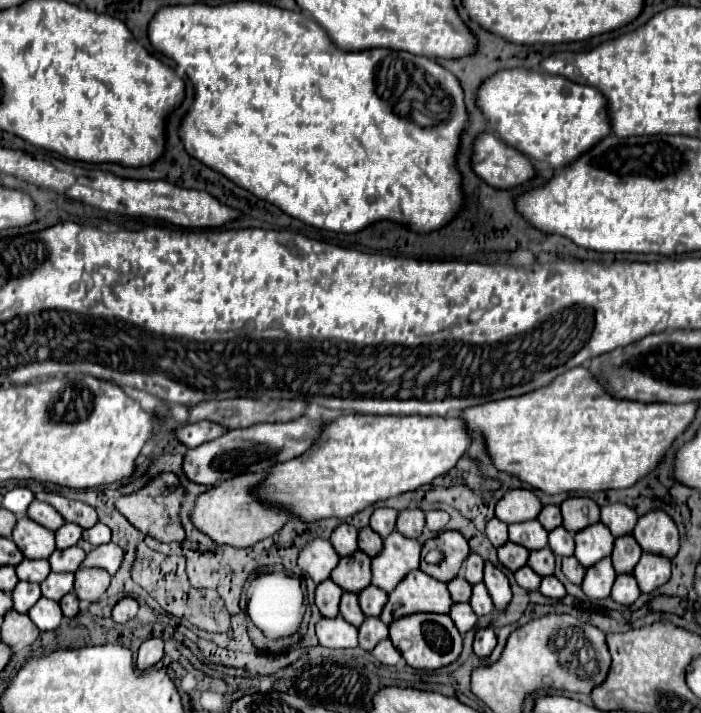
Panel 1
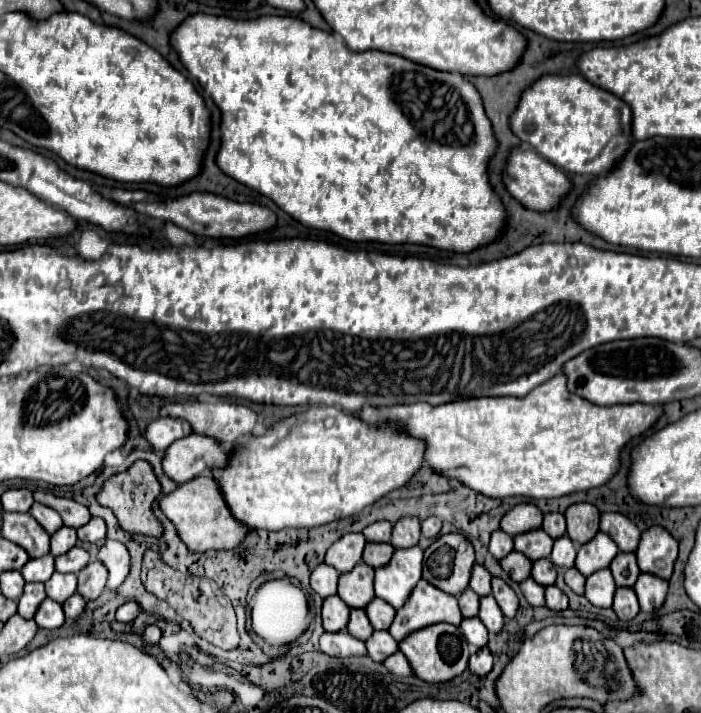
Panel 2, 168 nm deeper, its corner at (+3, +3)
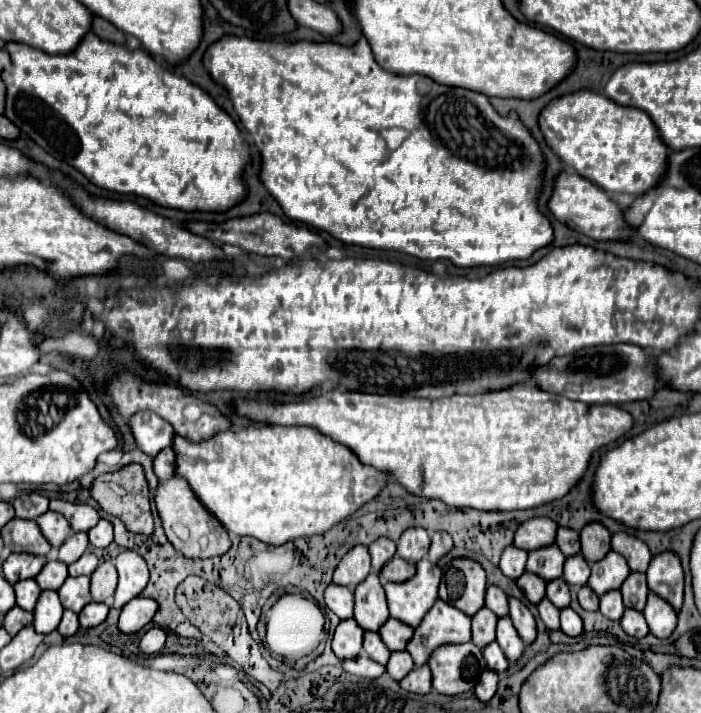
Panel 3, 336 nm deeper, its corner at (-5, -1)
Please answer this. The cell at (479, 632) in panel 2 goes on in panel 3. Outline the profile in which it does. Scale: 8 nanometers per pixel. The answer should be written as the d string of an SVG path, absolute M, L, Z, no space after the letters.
M489 643L483 651L485 651L485 659L487 659L489 669L493 669L495 673L503 673L503 671L509 669L509 661L507 661L507 657L503 655L503 651L499 649L497 643Z

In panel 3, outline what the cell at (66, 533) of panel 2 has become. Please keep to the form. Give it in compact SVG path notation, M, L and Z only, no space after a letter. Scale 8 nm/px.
M73 533L67 537L67 541L61 545L59 549L59 555L57 559L63 561L63 563L75 563L89 547L89 539L87 539L87 533Z

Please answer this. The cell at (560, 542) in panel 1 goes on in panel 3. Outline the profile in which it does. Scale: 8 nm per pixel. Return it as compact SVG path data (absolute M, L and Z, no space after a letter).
M573 555L565 561L565 573L563 573L563 579L567 585L577 585L577 587L583 587L587 583L591 575L591 569L589 569L589 563L583 559L583 555Z

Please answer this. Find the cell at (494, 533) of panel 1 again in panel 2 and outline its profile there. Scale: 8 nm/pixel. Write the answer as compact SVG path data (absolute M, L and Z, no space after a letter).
M497 529L491 533L491 543L489 543L489 551L495 559L503 559L507 553L513 551L513 537L505 535L505 531Z

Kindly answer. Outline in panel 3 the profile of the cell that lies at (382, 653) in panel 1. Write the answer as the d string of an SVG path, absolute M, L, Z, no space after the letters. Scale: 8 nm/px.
M415 667L403 681L401 687L409 693L417 693L417 695L427 695L431 691L431 671L429 667Z

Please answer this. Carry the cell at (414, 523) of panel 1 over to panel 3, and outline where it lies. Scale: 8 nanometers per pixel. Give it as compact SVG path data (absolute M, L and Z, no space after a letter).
M413 527L403 531L403 535L397 541L397 555L409 563L421 561L431 545L431 537L423 527Z

